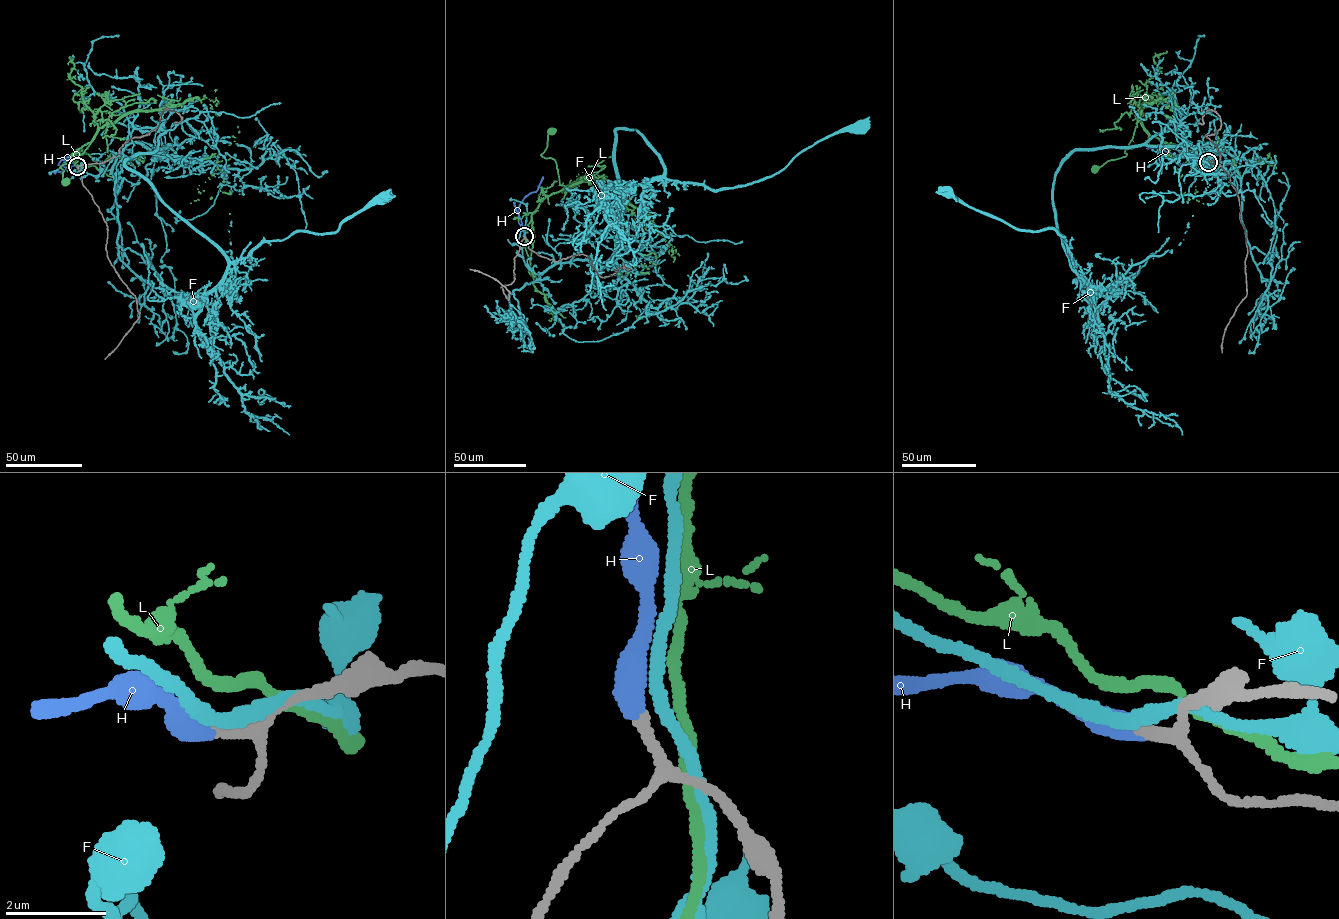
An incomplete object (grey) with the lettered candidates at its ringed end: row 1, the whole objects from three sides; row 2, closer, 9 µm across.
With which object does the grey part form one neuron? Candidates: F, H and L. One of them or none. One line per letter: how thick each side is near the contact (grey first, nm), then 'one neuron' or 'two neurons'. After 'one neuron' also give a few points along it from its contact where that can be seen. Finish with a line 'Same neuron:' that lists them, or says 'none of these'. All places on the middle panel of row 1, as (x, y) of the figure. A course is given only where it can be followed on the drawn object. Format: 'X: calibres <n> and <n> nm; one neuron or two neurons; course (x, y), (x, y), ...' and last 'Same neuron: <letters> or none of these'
F: calibres 240 and 240 nm; two neurons
H: calibres 240 and 460 nm; one neuron; course (524, 236), (518, 220), (519, 205), (537, 190), (543, 176)
L: calibres 170 and 240 nm; two neurons
Same neuron: H

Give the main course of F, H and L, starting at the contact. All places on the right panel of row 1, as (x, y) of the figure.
F: (1208, 161), (1237, 169), (1212, 142), (1075, 149), (1051, 190), (1069, 255), (1052, 229), (1020, 230), (947, 192)
H: (1209, 161), (1182, 157), (1162, 149), (1146, 148)
L: (1210, 161), (1179, 145), (1150, 135), (1147, 142), (1125, 149), (1125, 156), (1108, 160), (1096, 169)

